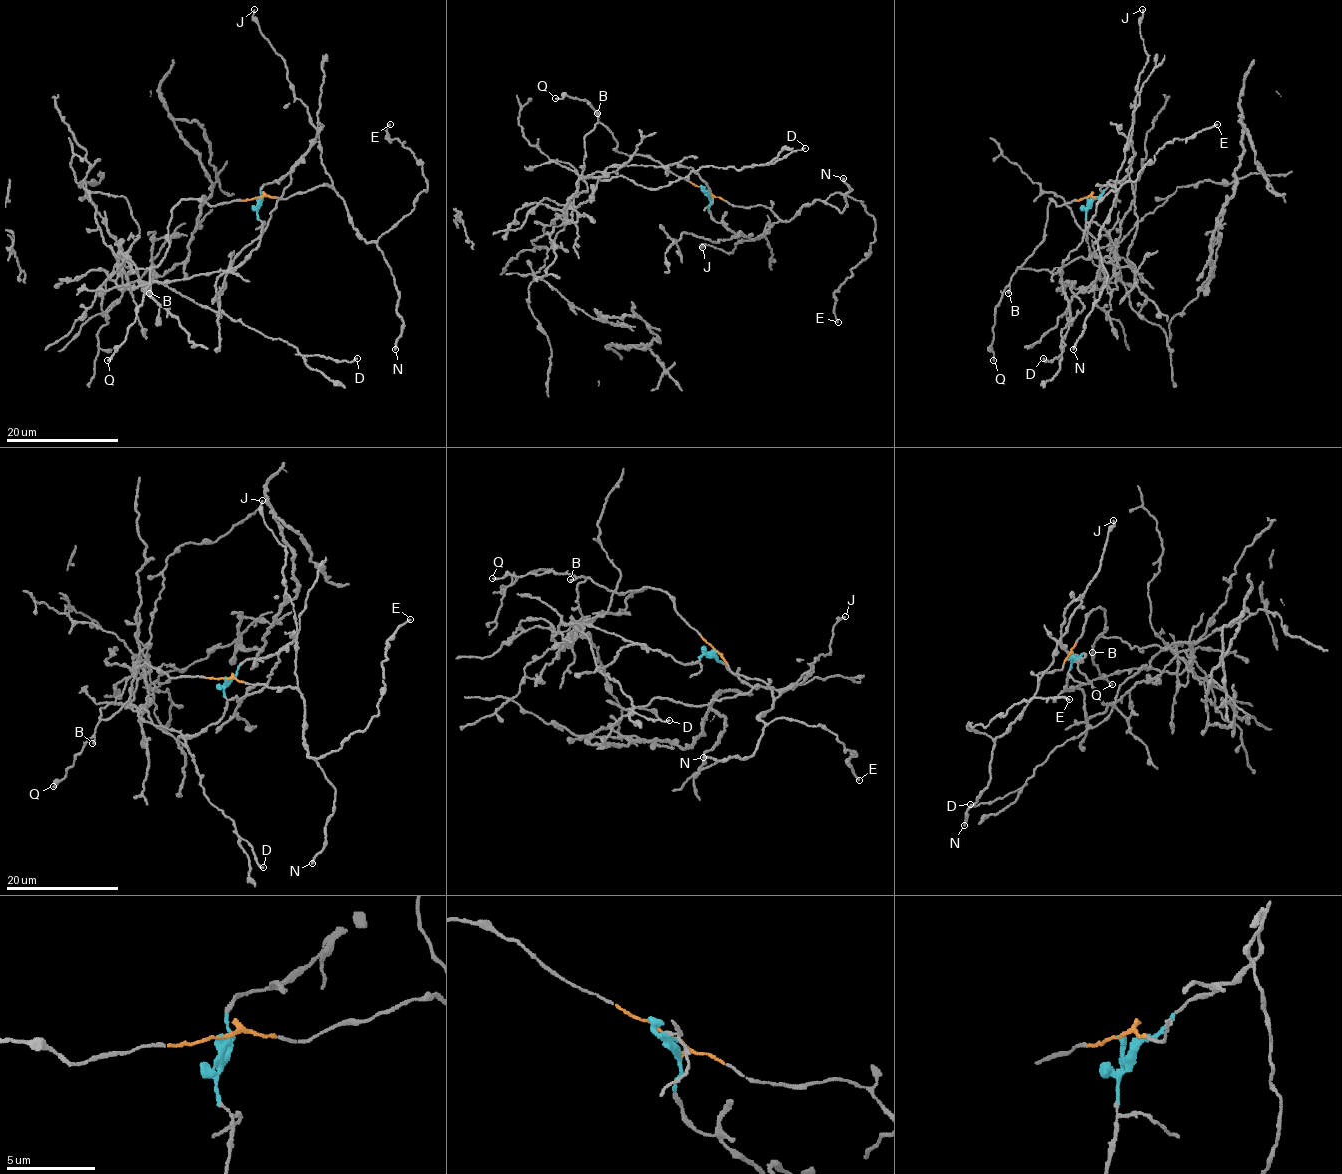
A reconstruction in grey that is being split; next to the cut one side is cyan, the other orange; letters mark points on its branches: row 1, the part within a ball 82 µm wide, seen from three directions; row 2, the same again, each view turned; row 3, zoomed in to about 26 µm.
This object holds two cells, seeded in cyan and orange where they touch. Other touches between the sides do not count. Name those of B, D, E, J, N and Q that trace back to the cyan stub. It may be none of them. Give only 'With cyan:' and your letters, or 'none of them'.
With cyan: D

